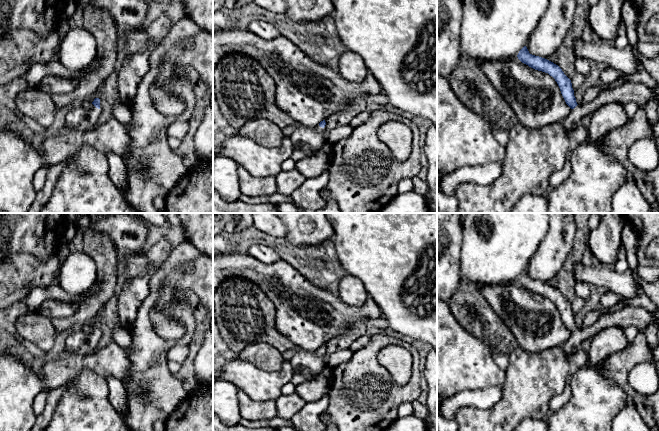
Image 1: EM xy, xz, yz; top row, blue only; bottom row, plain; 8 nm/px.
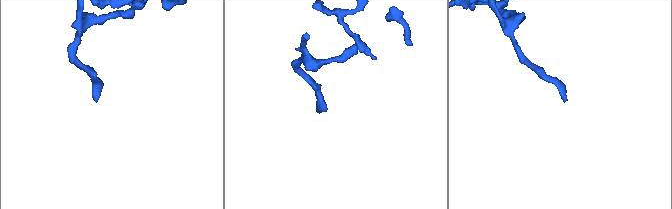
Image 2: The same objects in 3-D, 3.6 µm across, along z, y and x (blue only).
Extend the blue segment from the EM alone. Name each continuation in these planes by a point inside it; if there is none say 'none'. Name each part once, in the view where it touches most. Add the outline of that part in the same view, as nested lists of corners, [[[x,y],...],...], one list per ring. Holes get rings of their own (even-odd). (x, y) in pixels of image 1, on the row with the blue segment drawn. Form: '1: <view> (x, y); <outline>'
1: xy (82, 119); [[[74,105],[67,112],[65,123],[80,132],[88,132],[97,125],[99,116],[100,109],[94,105],[88,109],[81,105]]]

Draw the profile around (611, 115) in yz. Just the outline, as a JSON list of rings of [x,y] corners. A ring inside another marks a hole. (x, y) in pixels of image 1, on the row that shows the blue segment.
[[[618,102],[607,103],[597,108],[591,115],[588,128],[588,140],[595,144],[614,128],[625,125],[630,118],[627,116],[623,105]]]

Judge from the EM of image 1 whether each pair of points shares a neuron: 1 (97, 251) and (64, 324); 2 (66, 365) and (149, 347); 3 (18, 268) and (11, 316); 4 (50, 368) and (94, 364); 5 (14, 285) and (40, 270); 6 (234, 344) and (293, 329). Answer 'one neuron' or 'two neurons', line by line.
1: one neuron
2: two neurons
3: two neurons
4: one neuron
5: one neuron
6: two neurons

